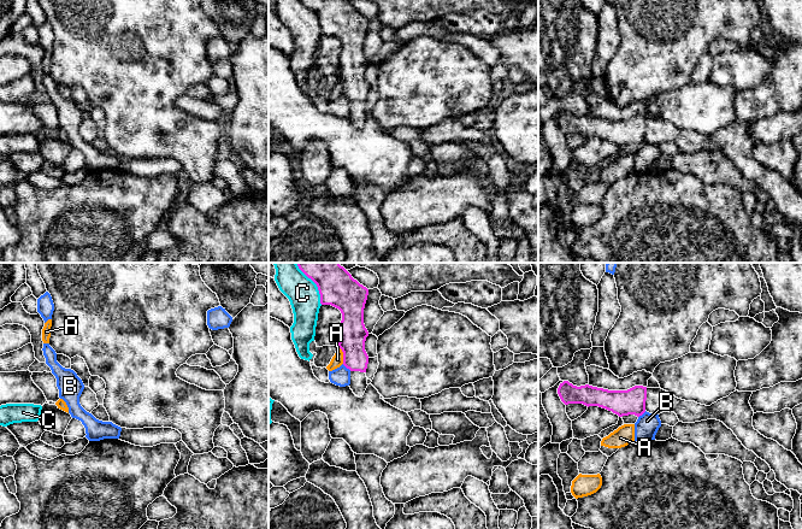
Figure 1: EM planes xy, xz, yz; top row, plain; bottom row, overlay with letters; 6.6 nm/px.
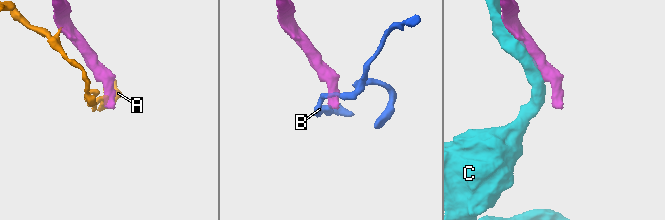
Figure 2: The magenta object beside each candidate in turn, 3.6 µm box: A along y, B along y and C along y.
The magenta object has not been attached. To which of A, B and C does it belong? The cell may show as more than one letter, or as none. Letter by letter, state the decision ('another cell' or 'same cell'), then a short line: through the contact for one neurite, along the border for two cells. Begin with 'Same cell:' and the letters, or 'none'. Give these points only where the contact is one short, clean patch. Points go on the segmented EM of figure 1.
Same cell: none
A: another cell; line xz (338, 347), (343, 354), (343, 363)
B: another cell; line xz (342, 364), (351, 370)
C: another cell

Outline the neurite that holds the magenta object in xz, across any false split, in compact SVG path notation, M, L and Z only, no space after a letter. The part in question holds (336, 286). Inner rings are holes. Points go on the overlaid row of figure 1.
M297 263L299 269L318 287L322 305L331 305L342 313L338 348L343 352L343 365L350 370L350 389L356 396L362 396L367 388L366 369L368 355L365 341L368 331L364 324L364 308L368 289L360 284L340 263Z

